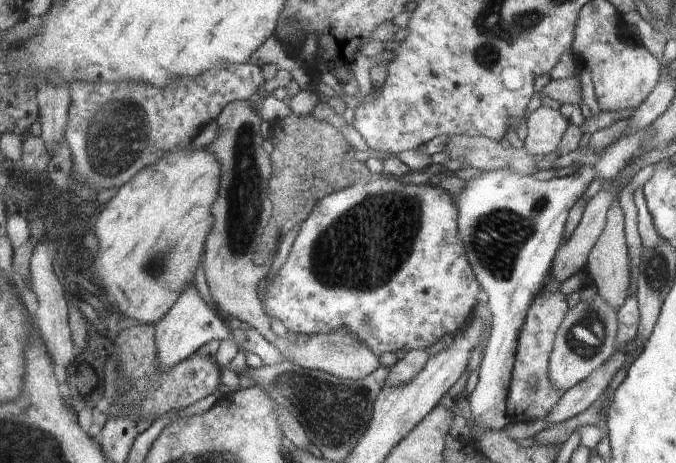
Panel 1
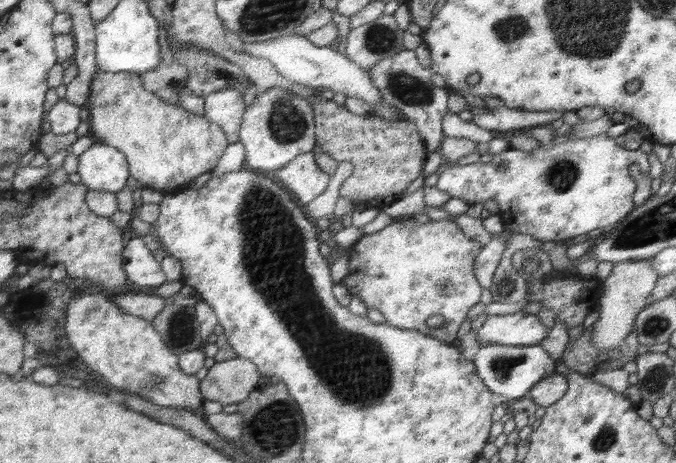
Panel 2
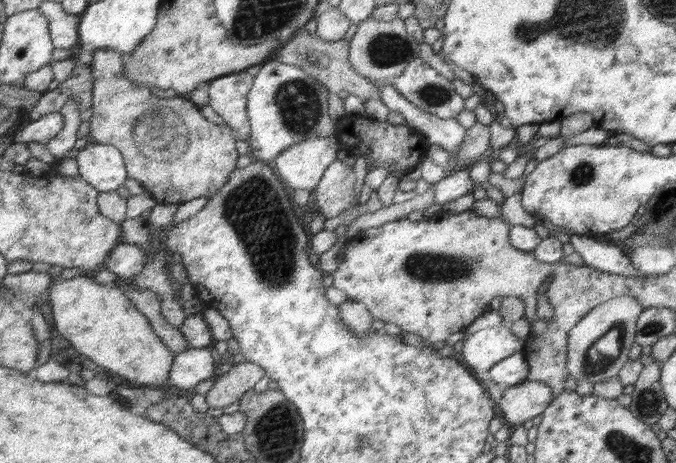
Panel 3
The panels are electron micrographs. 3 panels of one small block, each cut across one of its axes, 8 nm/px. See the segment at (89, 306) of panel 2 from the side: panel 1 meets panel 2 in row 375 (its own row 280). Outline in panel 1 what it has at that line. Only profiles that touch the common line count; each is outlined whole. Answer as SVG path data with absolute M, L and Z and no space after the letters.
M188 147L181 152L166 154L156 165L148 166L143 173L139 173L134 180L119 190L118 194L102 207L94 217L94 225L97 229L97 236L100 240L99 251L93 258L94 272L102 280L102 286L106 290L109 301L113 301L115 310L118 310L124 317L137 320L141 325L155 325L161 321L173 308L183 291L187 289L188 282L194 278L194 270L200 264L200 254L204 248L206 234L210 234L214 218L208 208L216 202L219 193L220 162L211 154L207 148L200 150L188 150Z

